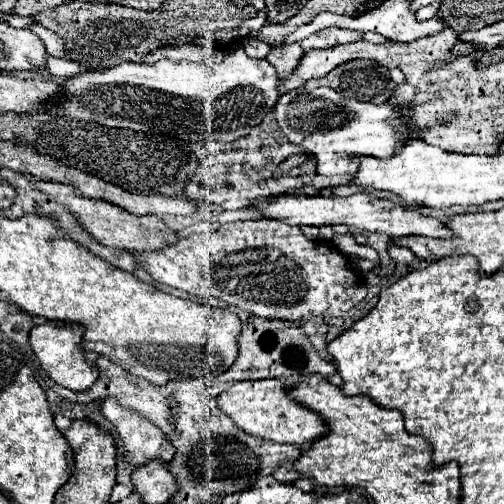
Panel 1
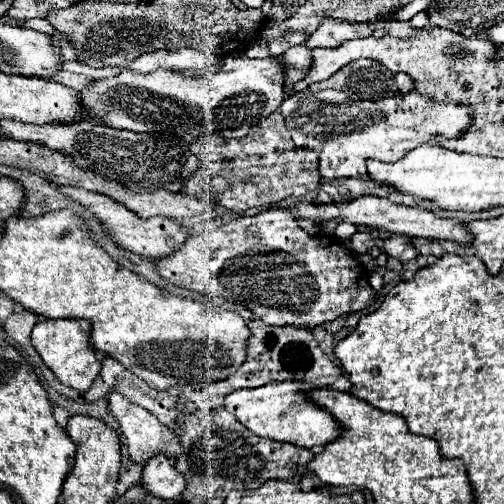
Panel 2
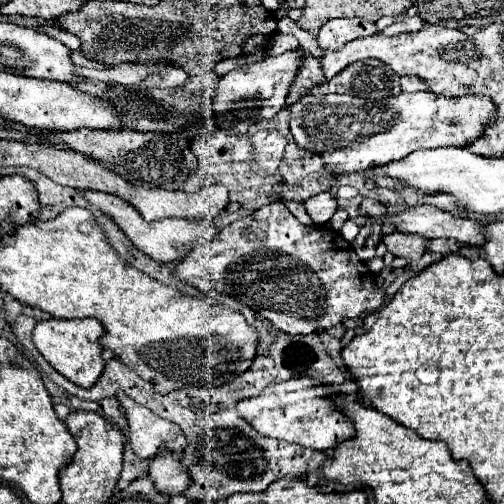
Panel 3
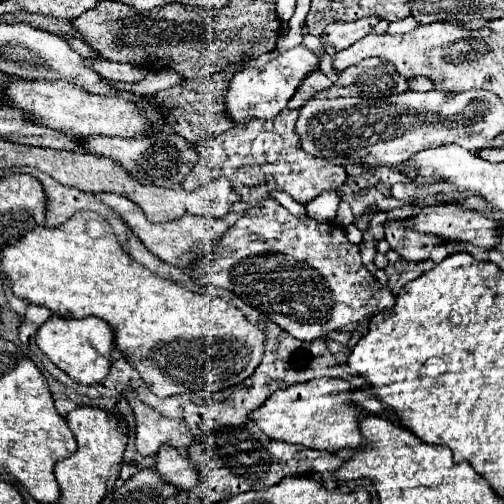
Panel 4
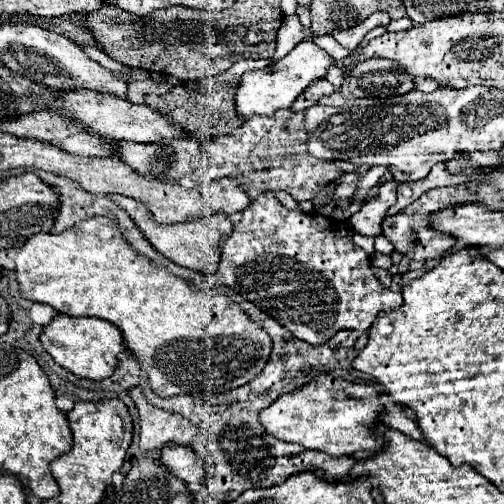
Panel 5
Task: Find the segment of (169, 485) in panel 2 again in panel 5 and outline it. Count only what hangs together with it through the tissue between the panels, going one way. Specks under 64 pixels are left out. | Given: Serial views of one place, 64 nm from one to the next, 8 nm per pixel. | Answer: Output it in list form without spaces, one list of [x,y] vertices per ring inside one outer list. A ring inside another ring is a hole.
[[[164,446],[160,452],[160,462],[162,462],[162,466],[166,466],[176,478],[180,478],[192,490],[198,488],[202,478],[204,478],[206,464],[190,448]]]

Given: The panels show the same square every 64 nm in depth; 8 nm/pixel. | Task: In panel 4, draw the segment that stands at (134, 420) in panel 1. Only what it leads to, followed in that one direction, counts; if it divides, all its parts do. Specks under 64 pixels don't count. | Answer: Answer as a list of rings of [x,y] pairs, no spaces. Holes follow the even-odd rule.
[[[128,390],[124,392],[124,398],[128,400],[136,418],[136,450],[142,456],[156,456],[164,444],[172,448],[188,448],[192,444],[192,436],[184,422],[162,416],[136,400],[136,396],[132,396]]]

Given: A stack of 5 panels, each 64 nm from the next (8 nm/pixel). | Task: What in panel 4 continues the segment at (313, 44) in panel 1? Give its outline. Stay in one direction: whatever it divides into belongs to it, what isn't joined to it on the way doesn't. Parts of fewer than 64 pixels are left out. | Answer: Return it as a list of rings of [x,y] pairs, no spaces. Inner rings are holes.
[[[370,16],[370,18],[360,18],[356,22],[332,22],[324,28],[322,38],[328,44],[332,44],[336,50],[344,50],[350,44],[354,44],[356,40],[370,34],[374,30],[374,26],[378,24],[378,20],[380,18]]]

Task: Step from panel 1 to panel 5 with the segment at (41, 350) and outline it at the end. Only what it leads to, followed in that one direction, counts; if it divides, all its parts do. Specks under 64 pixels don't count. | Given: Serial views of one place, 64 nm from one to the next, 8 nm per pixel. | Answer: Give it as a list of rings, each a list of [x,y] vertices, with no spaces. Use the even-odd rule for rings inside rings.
[[[56,314],[52,322],[44,326],[40,342],[44,350],[56,360],[56,364],[86,380],[104,380],[112,376],[118,364],[116,356],[126,350],[122,344],[122,334],[114,324],[102,318],[70,318],[64,314]]]

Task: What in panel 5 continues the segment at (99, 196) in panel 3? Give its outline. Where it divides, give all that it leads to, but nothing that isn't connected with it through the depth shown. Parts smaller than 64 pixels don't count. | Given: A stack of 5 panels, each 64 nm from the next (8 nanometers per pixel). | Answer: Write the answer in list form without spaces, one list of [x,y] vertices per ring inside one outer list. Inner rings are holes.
[[[112,194],[110,196],[138,226],[138,230],[144,234],[144,238],[168,260],[172,260],[174,264],[182,266],[182,268],[190,268],[190,270],[202,270],[202,272],[216,272],[216,264],[220,260],[220,248],[222,242],[230,236],[232,232],[232,224],[226,216],[204,216],[204,218],[196,218],[190,222],[178,222],[178,224],[158,224],[150,218],[146,206],[142,206],[140,202],[126,198],[126,196],[118,196]]]

